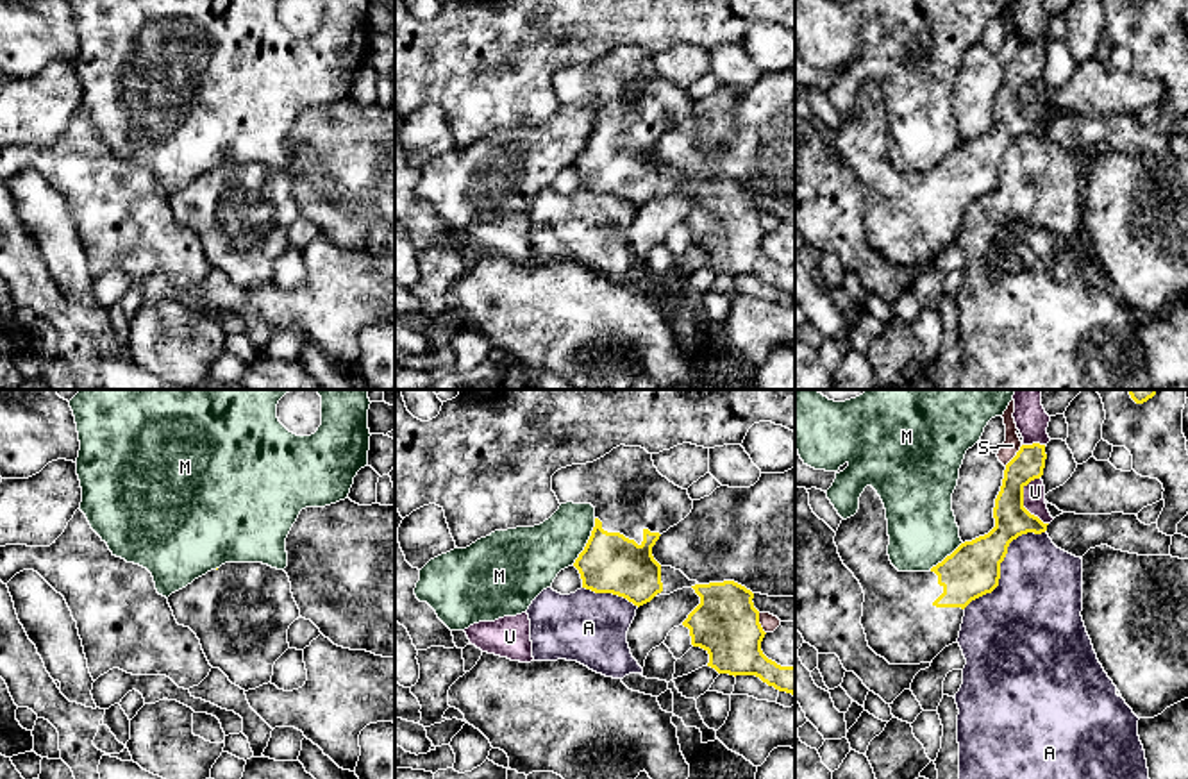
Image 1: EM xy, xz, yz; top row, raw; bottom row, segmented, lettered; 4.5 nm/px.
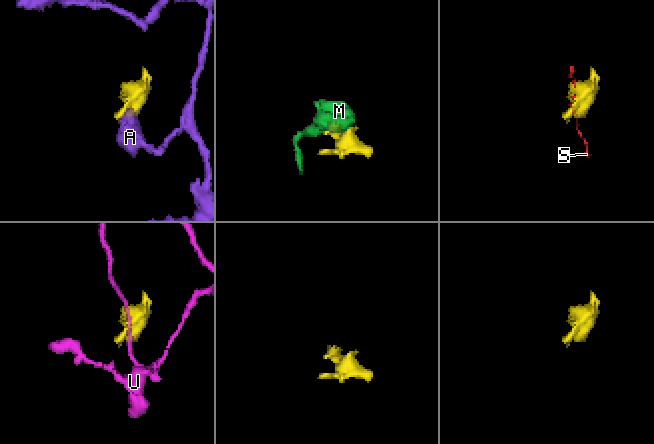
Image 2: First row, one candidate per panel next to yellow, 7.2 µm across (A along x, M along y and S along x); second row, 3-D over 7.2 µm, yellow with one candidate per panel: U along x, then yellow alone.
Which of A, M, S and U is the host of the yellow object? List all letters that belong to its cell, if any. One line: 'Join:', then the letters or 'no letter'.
Join: no letter

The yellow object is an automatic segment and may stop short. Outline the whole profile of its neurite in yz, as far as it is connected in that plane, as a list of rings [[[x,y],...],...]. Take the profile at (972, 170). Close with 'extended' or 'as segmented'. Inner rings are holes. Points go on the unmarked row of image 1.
[[[1022,45],[1016,55],[1006,64],[1000,91],[995,98],[995,127],[972,141],[961,143],[950,155],[929,172],[899,172],[888,155],[886,109],[872,86],[859,96],[859,109],[854,116],[841,120],[834,143],[843,164],[859,180],[865,202],[861,225],[868,247],[890,264],[920,264],[933,259],[959,238],[965,207],[999,186],[1000,163],[1008,147],[1022,134],[1042,134],[1049,123],[1024,107],[1024,88],[1043,75],[1045,45]]] | extended

